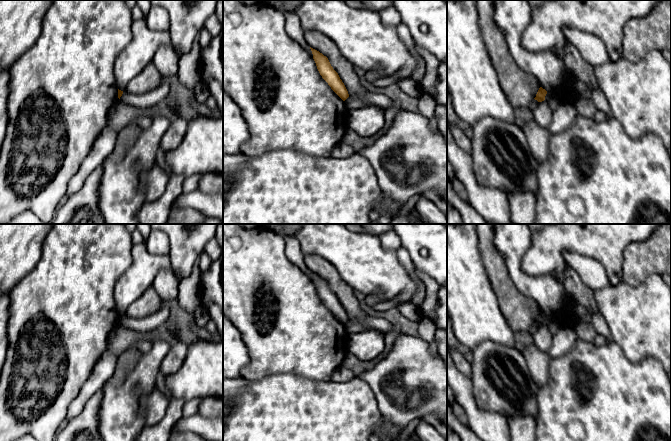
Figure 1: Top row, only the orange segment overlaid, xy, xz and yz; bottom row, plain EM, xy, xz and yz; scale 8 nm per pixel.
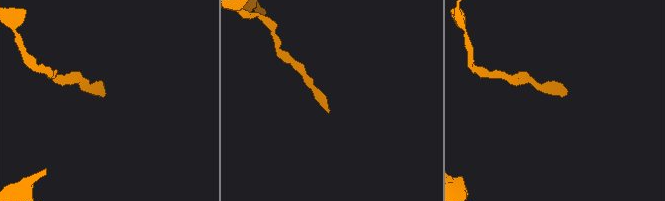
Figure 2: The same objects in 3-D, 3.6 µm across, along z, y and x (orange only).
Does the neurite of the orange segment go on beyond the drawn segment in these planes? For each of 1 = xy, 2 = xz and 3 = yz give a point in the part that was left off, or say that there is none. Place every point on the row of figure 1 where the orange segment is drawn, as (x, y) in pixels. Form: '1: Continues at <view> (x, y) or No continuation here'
1: No continuation here
2: No continuation here
3: No continuation here

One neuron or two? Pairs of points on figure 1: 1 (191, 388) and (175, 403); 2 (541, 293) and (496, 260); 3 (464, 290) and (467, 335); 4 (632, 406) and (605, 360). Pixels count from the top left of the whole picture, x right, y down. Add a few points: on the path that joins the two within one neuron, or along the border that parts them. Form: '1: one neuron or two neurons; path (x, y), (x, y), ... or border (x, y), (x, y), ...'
1: two neurons; border (172, 396), (184, 401)
2: two neurons; border (495, 246), (504, 261), (511, 281), (517, 288)
3: one neuron; path (467, 301), (467, 324)
4: one neuron; path (624, 395), (605, 376), (605, 371)

